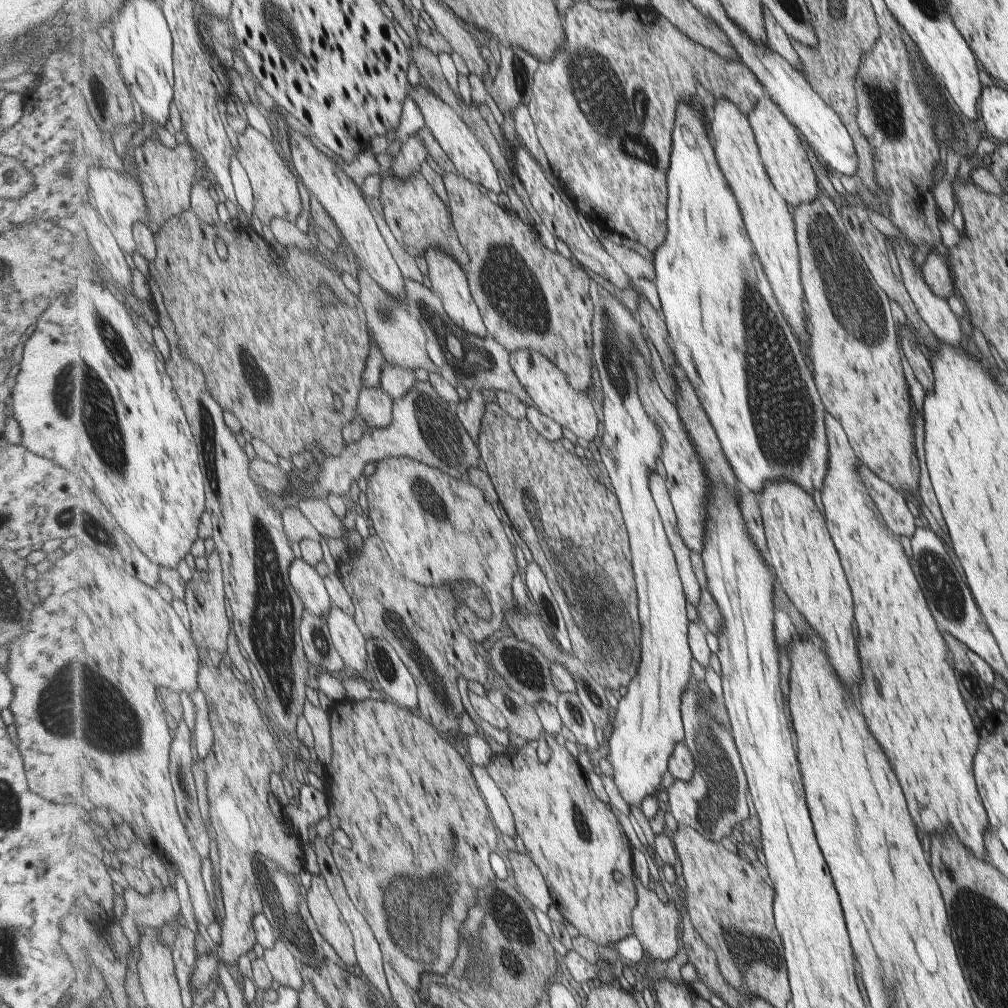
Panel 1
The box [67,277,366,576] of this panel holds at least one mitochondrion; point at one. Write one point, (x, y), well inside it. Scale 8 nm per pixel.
(115, 345)

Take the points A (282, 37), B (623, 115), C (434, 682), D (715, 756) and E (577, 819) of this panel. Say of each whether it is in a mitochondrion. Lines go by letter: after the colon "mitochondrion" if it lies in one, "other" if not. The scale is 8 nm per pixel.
A: mitochondrion
B: mitochondrion
C: mitochondrion
D: mitochondrion
E: mitochondrion

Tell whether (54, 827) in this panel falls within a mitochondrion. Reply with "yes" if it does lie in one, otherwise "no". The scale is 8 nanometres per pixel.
no

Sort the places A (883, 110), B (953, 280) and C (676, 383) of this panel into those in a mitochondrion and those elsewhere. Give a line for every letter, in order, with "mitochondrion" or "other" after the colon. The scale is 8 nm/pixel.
A: mitochondrion
B: other
C: other

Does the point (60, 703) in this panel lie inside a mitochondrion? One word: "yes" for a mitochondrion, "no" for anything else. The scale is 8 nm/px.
yes

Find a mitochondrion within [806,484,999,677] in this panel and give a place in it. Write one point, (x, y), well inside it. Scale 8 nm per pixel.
(947, 598)

